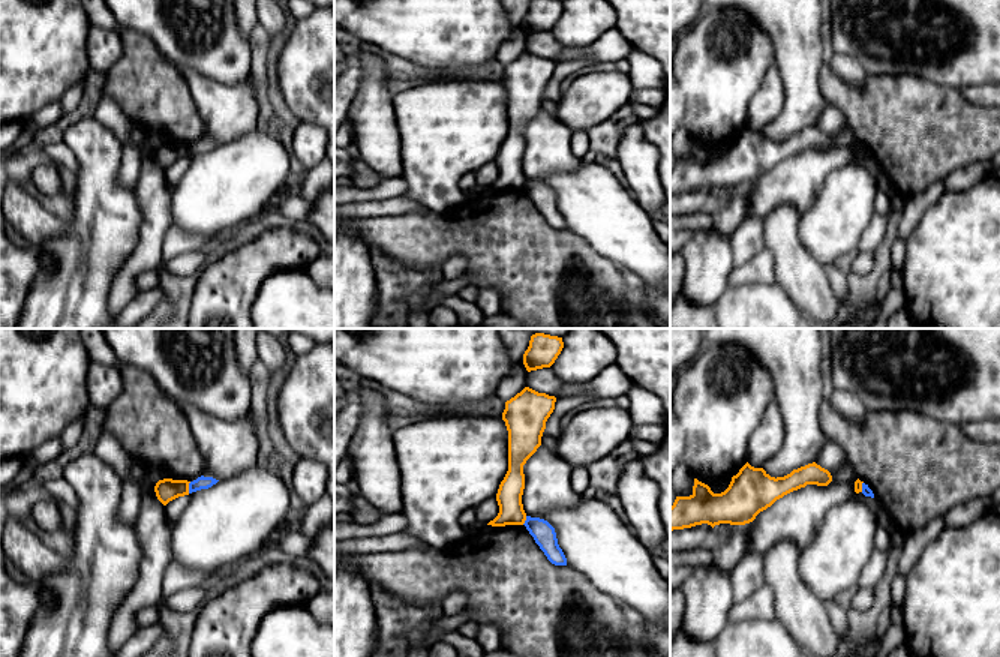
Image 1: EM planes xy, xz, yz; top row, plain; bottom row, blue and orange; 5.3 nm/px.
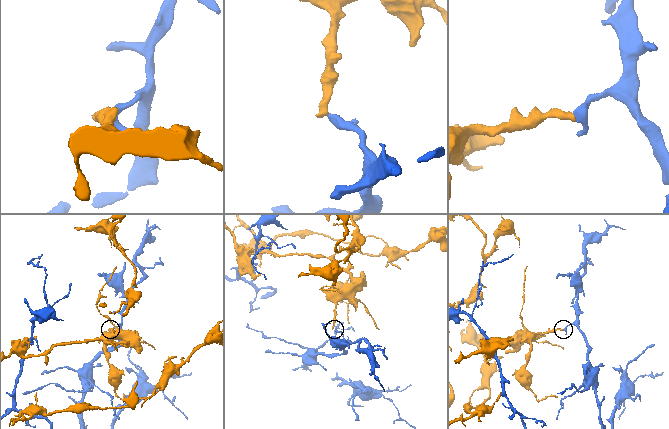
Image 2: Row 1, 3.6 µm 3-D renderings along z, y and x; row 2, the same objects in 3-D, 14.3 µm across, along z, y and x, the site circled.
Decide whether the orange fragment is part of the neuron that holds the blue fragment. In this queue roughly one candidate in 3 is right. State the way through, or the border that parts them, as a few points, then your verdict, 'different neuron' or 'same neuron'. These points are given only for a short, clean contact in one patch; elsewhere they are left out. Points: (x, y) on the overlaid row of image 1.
border along xy (191, 482), (188, 492); different neuron

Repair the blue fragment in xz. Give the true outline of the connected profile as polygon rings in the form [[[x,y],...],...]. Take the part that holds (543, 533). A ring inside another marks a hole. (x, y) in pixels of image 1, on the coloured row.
[[[526,516],[523,525],[552,564],[567,566],[567,558],[558,544],[555,528],[547,520]]]

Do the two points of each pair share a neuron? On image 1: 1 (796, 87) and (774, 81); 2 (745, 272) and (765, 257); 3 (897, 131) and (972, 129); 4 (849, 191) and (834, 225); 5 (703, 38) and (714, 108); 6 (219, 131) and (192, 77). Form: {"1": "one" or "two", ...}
{"1": "two", "2": "one", "3": "one", "4": "one", "5": "one", "6": "one"}

